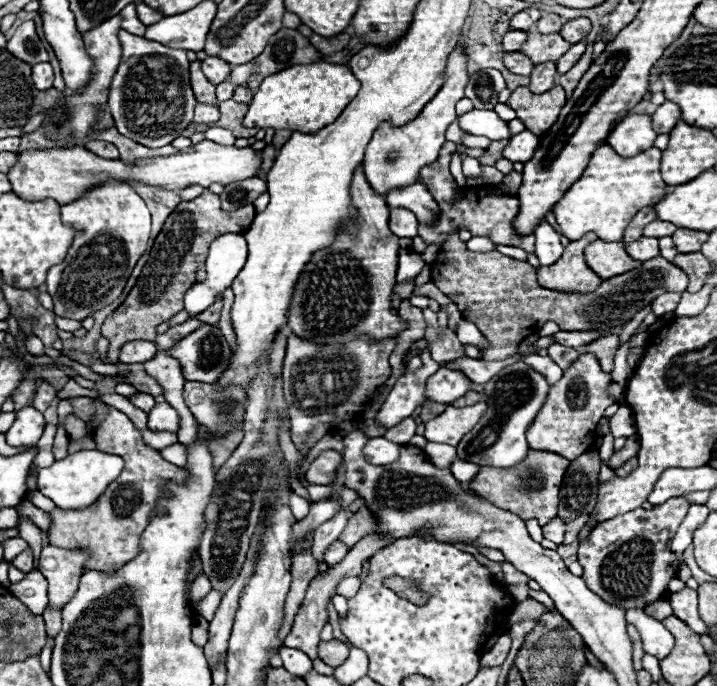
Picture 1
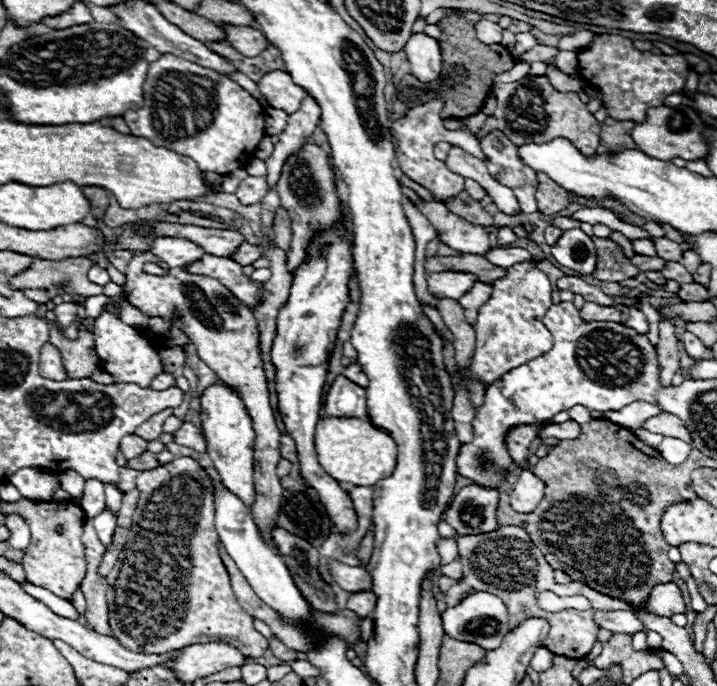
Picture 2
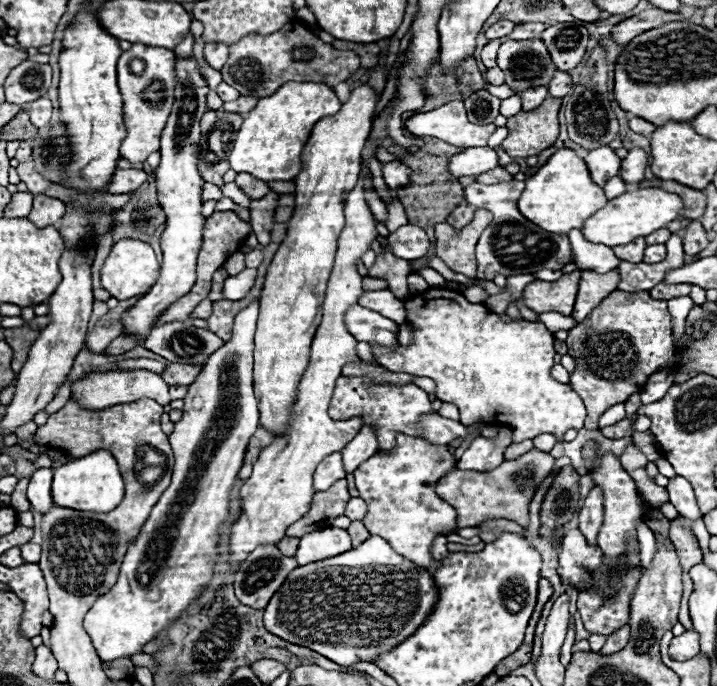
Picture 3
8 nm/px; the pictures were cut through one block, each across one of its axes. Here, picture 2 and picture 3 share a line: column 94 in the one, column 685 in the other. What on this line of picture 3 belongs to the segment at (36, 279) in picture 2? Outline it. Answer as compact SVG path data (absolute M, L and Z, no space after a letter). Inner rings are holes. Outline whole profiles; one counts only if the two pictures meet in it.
M656 284L650 290L650 296L656 300L670 300L678 296L688 296L690 294L690 284Z

